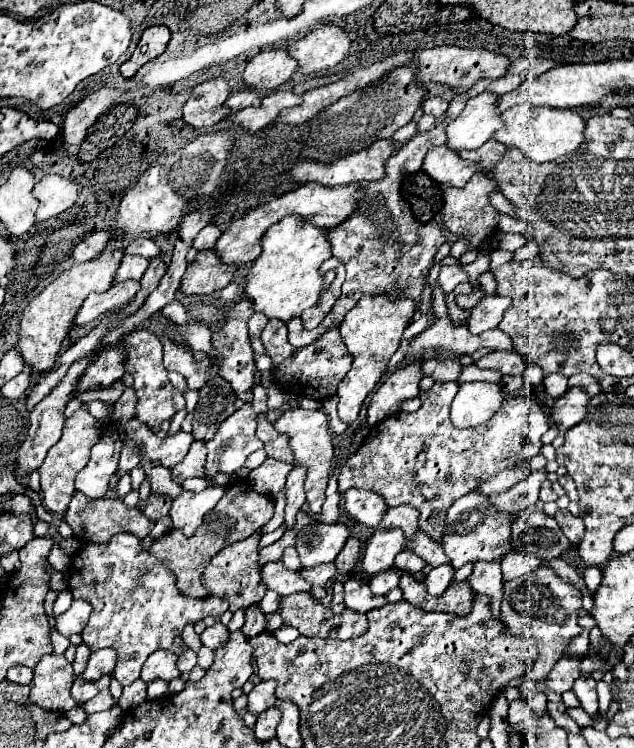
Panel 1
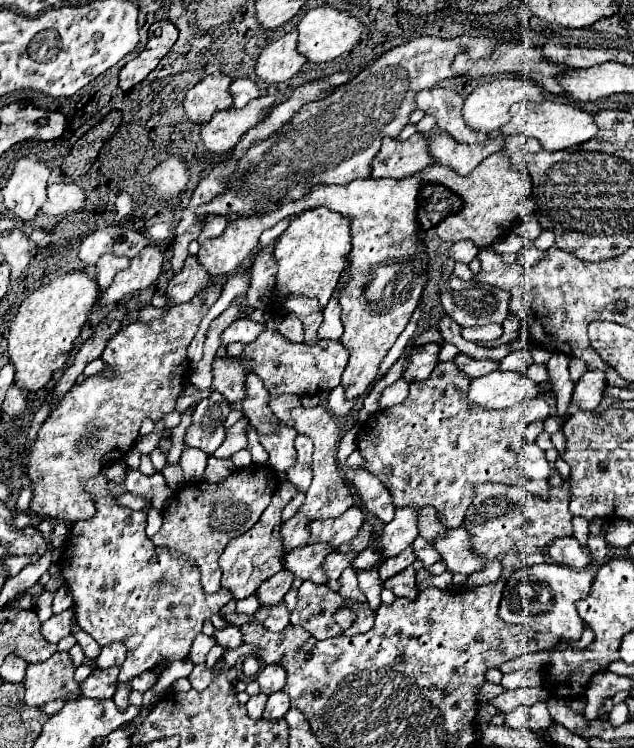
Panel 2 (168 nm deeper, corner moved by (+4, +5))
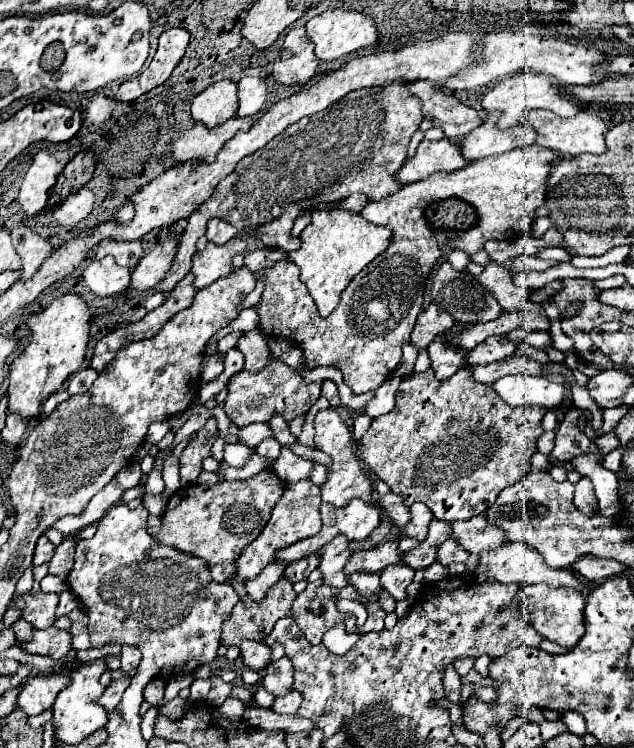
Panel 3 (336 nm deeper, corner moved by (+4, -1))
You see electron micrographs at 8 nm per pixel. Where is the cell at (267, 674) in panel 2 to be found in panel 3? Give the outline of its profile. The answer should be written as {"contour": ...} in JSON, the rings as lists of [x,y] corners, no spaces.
{"contour":[[[284,656],[284,658],[272,662],[264,670],[262,686],[274,696],[284,696],[292,690],[292,674],[294,674],[294,668],[292,668],[290,660]]]}

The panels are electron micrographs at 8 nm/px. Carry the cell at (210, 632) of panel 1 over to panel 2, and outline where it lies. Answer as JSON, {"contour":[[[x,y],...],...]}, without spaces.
{"contour":[[[226,626],[224,630],[216,630],[214,640],[222,648],[240,648],[244,644],[242,642],[242,632],[236,626]]]}

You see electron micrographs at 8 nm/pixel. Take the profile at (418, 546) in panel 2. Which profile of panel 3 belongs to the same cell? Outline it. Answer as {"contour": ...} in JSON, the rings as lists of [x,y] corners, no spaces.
{"contour":[[[446,540],[444,544],[436,546],[436,562],[440,562],[442,566],[450,566],[454,562],[466,562],[470,554],[466,554],[462,548],[458,548],[458,544],[454,544],[454,540]]]}

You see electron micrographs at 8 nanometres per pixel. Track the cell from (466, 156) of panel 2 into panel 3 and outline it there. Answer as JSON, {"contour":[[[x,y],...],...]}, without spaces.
{"contour":[[[488,116],[488,120],[472,130],[468,136],[464,136],[460,144],[460,152],[466,160],[474,162],[488,156],[498,156],[516,148],[524,148],[536,142],[534,128],[530,124],[518,124],[508,130],[498,130],[494,124],[494,116]]]}

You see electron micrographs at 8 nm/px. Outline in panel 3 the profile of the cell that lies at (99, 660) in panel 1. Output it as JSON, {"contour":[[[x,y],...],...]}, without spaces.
{"contour":[[[122,646],[122,652],[120,652],[120,672],[122,674],[130,674],[138,666],[138,660],[140,660],[138,648]]]}

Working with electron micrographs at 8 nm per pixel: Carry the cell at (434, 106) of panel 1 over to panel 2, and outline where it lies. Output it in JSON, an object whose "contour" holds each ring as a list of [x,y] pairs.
{"contour":[[[430,88],[416,94],[416,104],[420,110],[426,110],[426,114],[436,116],[438,128],[446,134],[450,134],[454,140],[464,144],[480,144],[488,138],[488,134],[474,132],[466,126],[462,118],[462,106],[464,98],[454,92],[452,88]]]}

